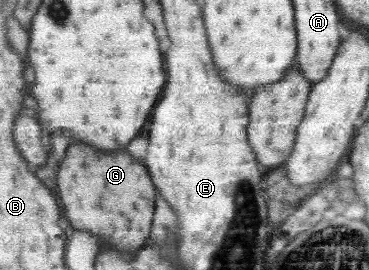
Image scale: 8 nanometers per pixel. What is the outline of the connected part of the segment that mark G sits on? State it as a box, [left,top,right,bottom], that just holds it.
[58,143,154,253]

